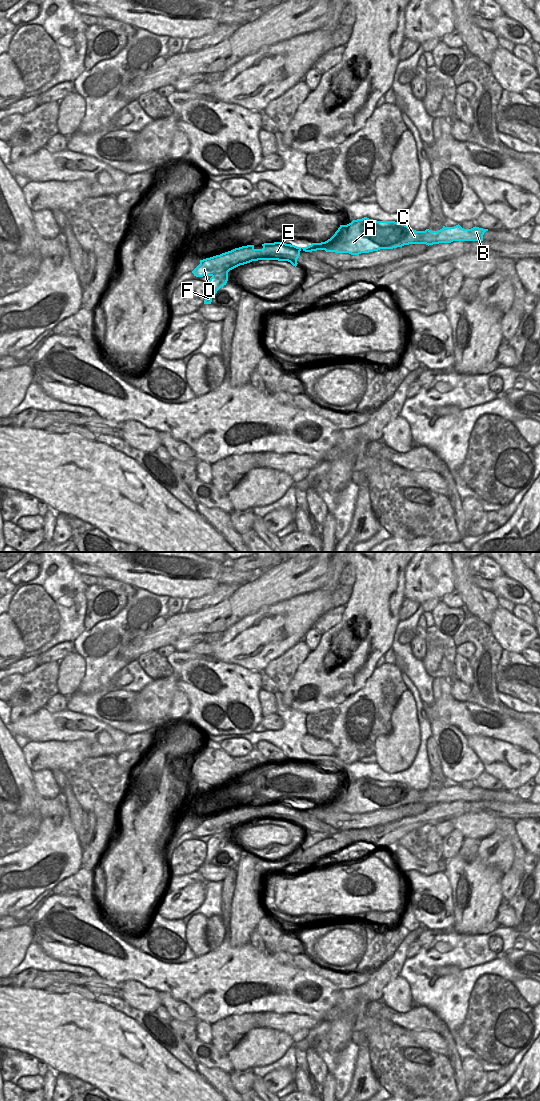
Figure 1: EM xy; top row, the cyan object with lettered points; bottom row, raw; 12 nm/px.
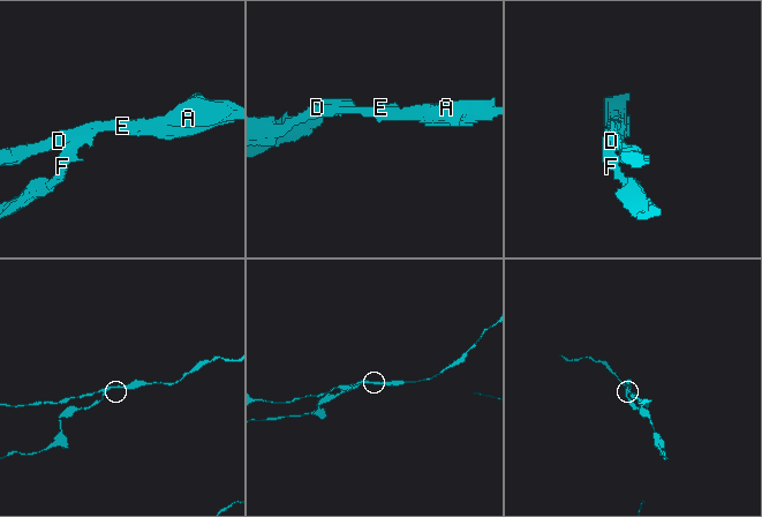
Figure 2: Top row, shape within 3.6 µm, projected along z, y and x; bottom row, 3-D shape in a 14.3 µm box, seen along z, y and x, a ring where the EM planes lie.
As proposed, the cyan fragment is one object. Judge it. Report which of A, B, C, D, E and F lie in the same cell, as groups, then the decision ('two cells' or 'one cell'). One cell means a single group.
A B C D E / F; two cells

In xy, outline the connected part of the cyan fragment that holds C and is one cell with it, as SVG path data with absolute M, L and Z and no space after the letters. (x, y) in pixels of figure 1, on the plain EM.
M364 777L353 780L347 785L340 785L335 794L325 802L312 803L302 808L281 802L264 803L262 809L255 809L254 805L242 806L200 820L200 824L192 833L196 837L228 835L230 830L258 820L288 821L296 827L301 810L305 812L325 810L326 812L359 815L409 804L429 806L453 801L483 801L483 795L486 791L488 789L476 786L464 789L459 784L454 787L443 786L438 791L429 789L416 791L395 781L377 781Z

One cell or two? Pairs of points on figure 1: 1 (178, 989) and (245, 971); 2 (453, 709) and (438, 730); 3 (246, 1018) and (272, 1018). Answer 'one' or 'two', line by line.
1: one
2: two
3: two

